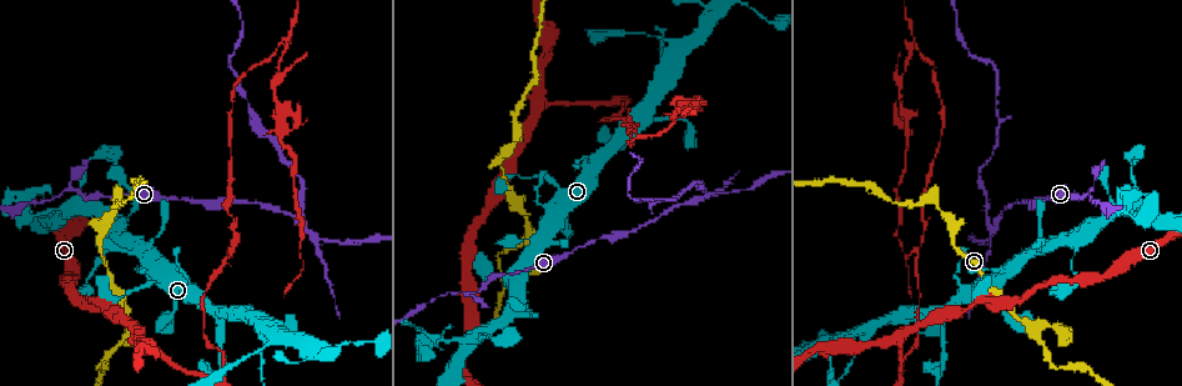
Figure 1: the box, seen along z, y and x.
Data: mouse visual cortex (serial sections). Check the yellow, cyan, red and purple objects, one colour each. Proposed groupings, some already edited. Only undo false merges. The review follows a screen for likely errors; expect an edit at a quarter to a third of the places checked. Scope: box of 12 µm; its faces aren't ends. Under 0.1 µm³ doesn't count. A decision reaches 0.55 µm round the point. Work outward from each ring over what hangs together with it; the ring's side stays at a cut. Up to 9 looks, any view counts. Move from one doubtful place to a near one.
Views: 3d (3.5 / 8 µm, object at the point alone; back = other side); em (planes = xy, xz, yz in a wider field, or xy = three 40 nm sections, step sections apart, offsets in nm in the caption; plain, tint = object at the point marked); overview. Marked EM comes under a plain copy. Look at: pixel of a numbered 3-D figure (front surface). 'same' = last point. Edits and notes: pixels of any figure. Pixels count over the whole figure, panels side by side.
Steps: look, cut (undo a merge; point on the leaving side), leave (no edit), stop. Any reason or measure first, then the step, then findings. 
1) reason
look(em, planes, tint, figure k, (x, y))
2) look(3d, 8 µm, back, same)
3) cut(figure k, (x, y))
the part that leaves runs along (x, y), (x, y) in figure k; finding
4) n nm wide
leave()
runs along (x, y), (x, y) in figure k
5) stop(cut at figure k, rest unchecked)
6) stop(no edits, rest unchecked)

thick turns thin
look(3d, 3.5 µm, figure 1, (902, 335))

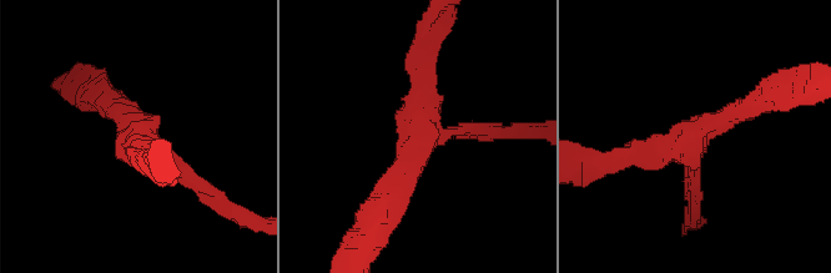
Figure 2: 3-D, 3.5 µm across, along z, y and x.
3 arms; arms of 150, 300, 300 nm
look(em, planes, tint, figure 2, (423, 130))

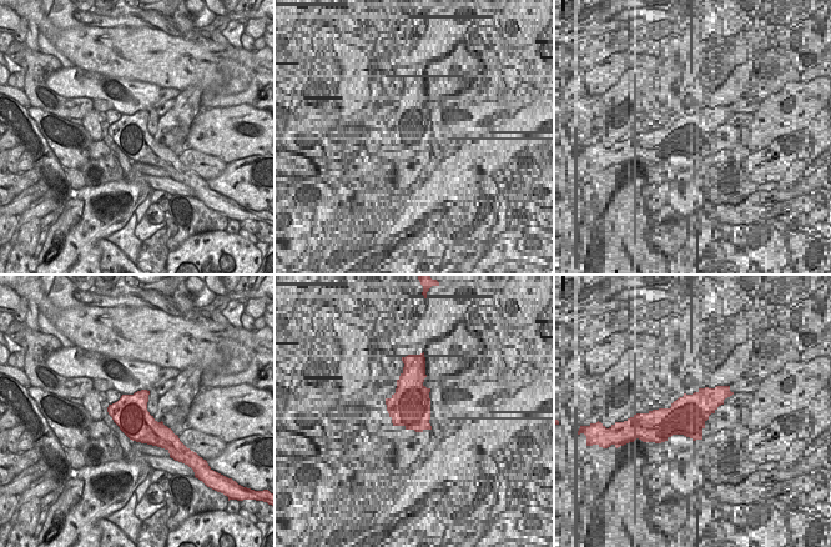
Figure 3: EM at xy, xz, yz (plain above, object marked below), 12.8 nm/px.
leave()
runs along (111, 104), (211, 195) in figure 2; one cell here

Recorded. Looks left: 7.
look(3d, 3.5 µm, back, figure 1, (217, 310))

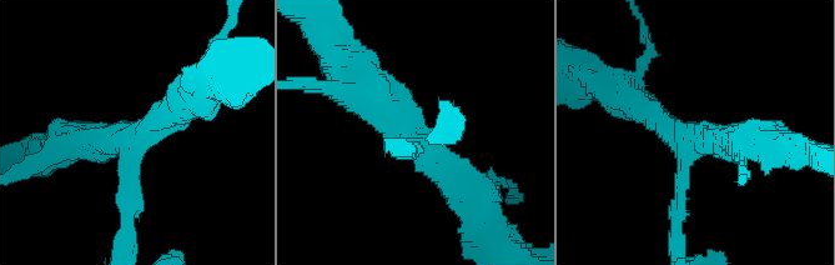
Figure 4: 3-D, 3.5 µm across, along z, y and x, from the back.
shape alone is not enough
look(em, xy, step 5, tint, figure 4, (137, 137))

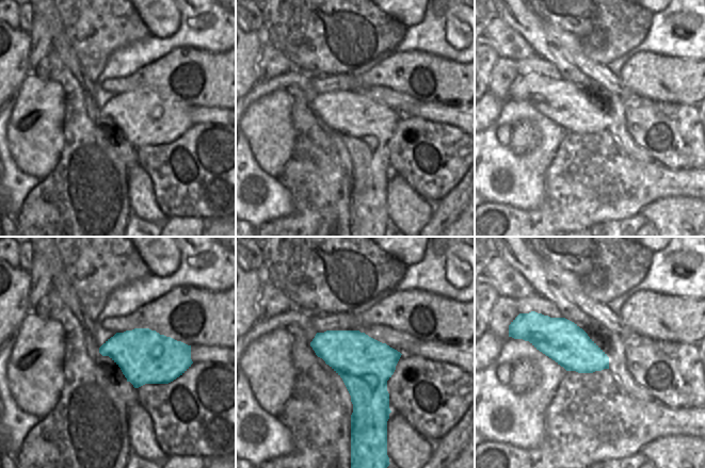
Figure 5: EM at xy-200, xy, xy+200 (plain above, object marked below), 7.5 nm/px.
leave()
runs along (472, 196), (380, 104), (368, 81) in figure 4; one cell here

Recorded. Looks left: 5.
sharp bend
look(3d, 8 µm, figure 1, (305, 230))

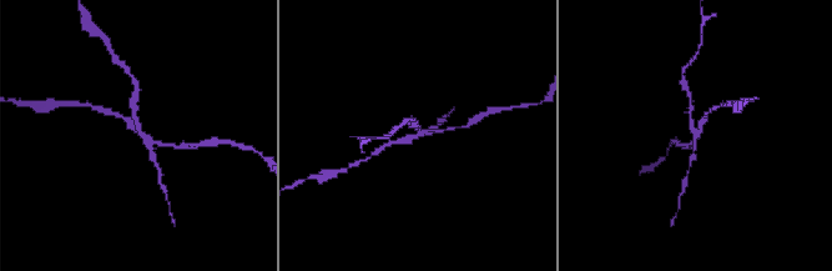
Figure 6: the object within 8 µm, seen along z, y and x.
look(3d, 3.5 µm, figure 6, (140, 132))

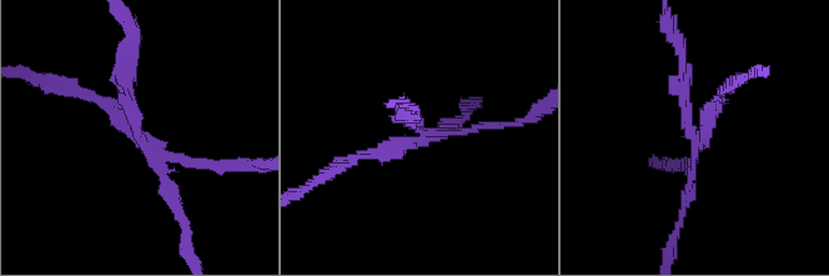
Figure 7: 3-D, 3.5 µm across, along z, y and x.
look(em, xy, step 3, tint, figure 7, (705, 133))

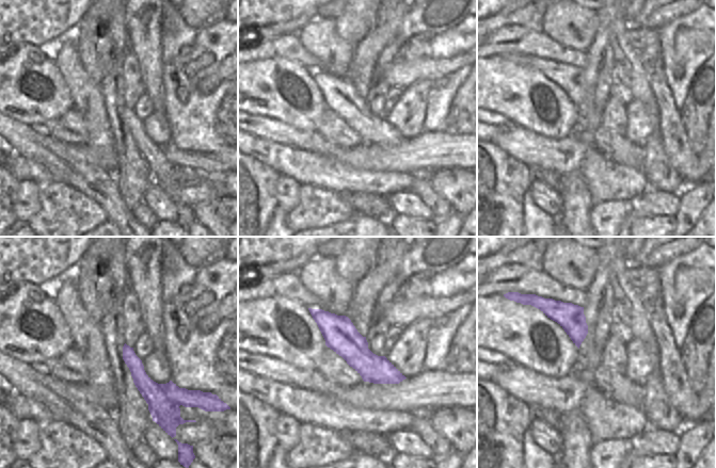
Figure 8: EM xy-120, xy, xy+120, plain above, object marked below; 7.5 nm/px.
cut(figure 7, (122, 96))
the part that leaves runs along (141, 134), (117, 69), (130, 30) in figure 7; two cells meet here

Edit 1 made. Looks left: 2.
sharp bend
look(3d, 8 µm, figure 1, (33, 215))

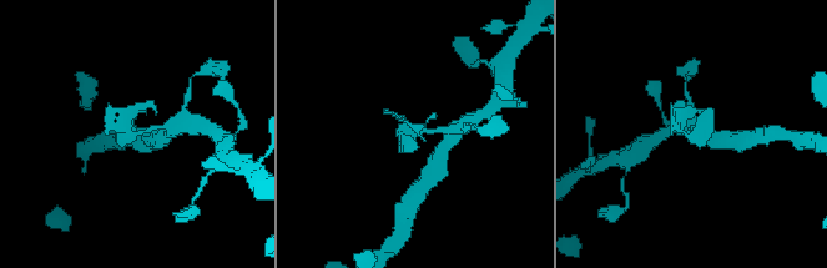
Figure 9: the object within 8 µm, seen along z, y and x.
look(em, xy, step 2, tint, figure 9, (136, 133))

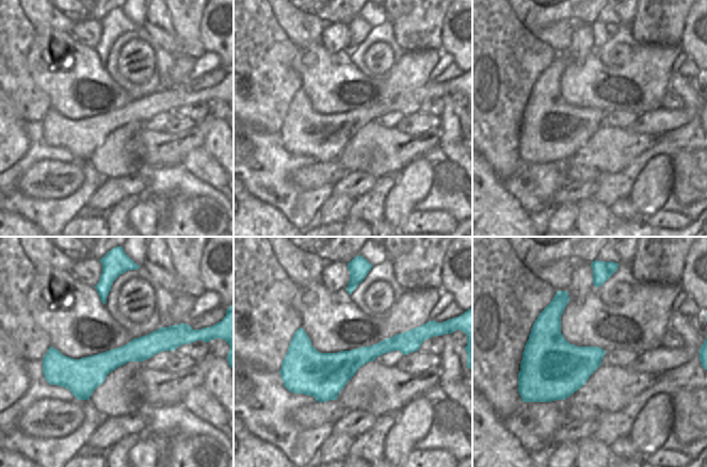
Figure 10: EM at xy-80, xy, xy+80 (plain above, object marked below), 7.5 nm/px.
leave()
runs along (452, 131), (413, 132), (412, 146) in figure 9; all the same cell

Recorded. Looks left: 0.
stop(cut at figure 7, rest unchecked)

